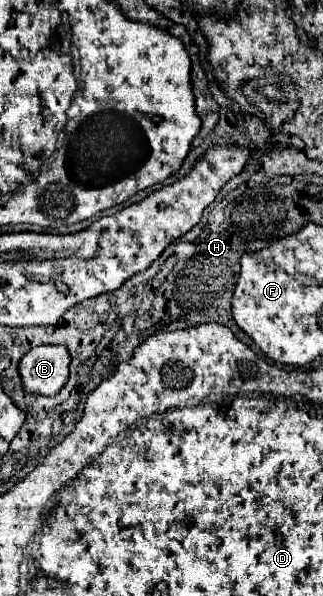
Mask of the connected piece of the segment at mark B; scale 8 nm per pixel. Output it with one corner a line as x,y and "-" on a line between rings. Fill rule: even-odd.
44,345
28,351
18,373
24,391
30,395
56,395
68,381
70,355
60,345

